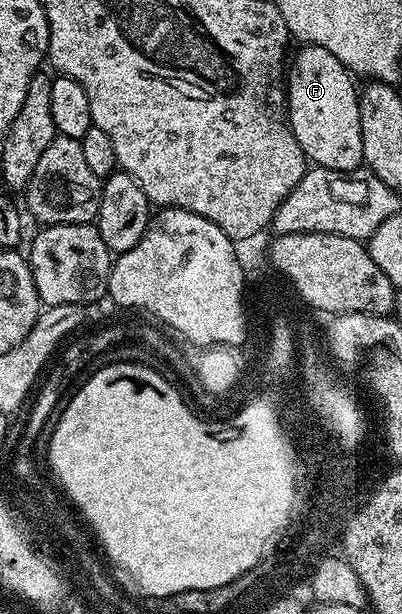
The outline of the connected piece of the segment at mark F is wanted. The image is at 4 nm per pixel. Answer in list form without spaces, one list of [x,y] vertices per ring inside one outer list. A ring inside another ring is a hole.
[[[325,47],[299,48],[296,60],[291,60],[286,75],[286,114],[298,145],[304,150],[305,160],[318,167],[329,167],[335,171],[354,171],[364,162],[362,153],[362,121],[360,120],[360,96],[355,87],[353,76],[347,67],[334,57]]]

